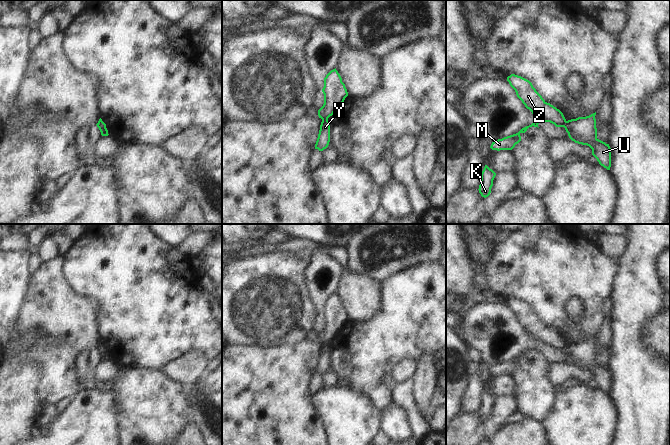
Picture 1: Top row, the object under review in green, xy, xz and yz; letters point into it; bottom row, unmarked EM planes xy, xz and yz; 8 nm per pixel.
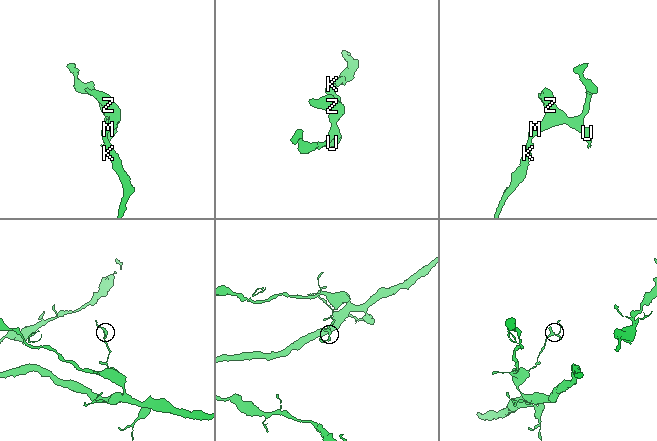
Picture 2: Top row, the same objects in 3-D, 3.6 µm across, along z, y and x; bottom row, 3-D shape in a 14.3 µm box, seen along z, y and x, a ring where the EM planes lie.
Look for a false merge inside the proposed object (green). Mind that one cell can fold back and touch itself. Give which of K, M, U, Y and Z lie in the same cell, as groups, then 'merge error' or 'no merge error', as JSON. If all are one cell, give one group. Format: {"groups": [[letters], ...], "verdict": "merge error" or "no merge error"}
{"groups": [["K", "M", "Z"], ["U", "Y"]], "verdict": "merge error"}

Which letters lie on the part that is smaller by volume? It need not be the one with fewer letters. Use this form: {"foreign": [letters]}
{"foreign": ["U", "Y"]}

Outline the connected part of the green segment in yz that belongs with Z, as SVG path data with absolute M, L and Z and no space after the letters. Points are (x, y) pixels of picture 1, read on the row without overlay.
M511 298L507 301L507 305L515 314L517 321L522 325L525 331L532 336L536 344L531 349L522 352L516 358L492 366L490 370L492 374L512 374L515 369L521 365L520 358L525 357L529 351L538 351L540 346L550 346L556 351L564 350L566 343L563 337L550 327L547 327L529 304Z

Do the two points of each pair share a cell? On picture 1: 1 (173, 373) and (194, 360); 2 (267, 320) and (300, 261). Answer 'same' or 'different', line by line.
1: same
2: same

